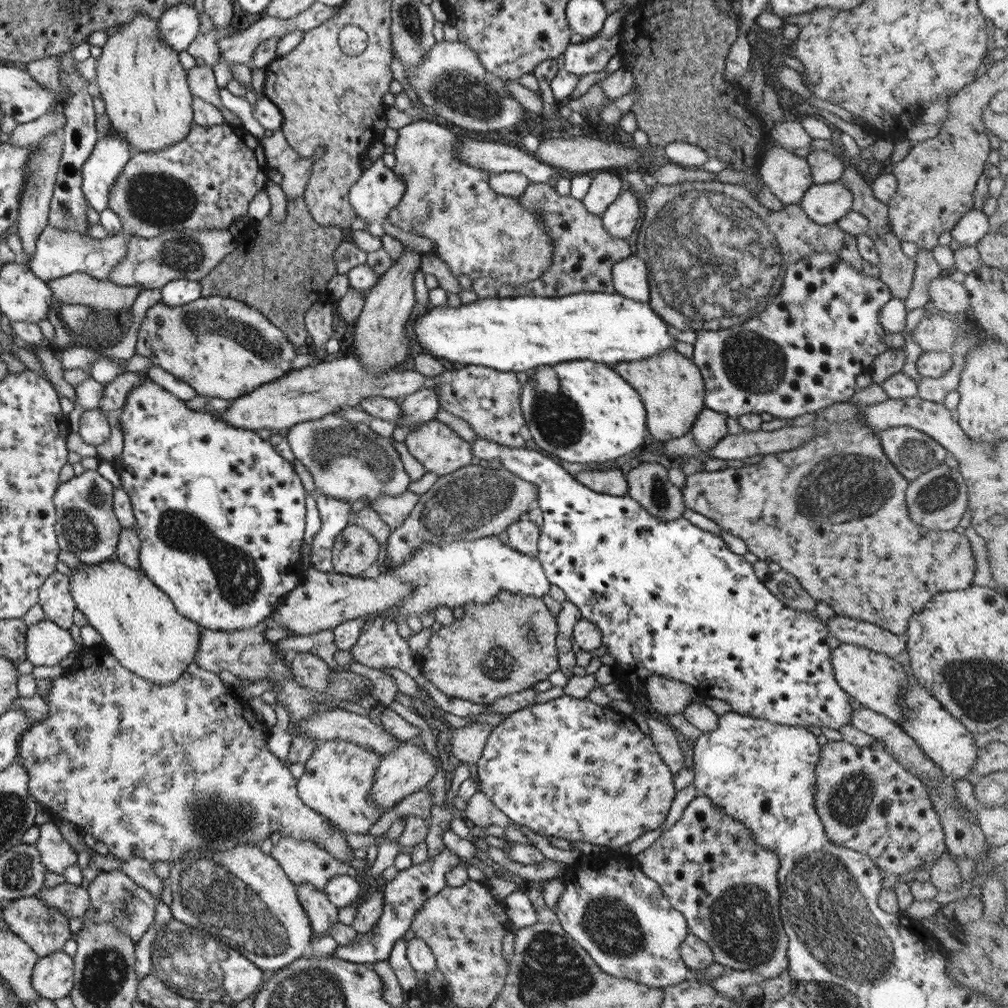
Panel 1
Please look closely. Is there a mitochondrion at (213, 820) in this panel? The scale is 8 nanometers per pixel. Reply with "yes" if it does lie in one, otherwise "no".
yes

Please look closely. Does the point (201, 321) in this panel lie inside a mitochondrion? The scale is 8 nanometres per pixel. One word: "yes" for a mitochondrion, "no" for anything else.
yes

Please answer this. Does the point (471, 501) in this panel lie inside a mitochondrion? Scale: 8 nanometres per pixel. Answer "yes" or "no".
yes

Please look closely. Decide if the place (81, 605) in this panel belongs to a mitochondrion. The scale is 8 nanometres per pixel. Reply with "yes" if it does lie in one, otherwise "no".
no

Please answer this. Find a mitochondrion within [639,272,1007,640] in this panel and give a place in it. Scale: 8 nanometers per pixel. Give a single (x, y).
(842, 487)

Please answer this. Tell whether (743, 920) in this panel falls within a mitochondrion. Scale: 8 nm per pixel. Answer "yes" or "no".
yes

